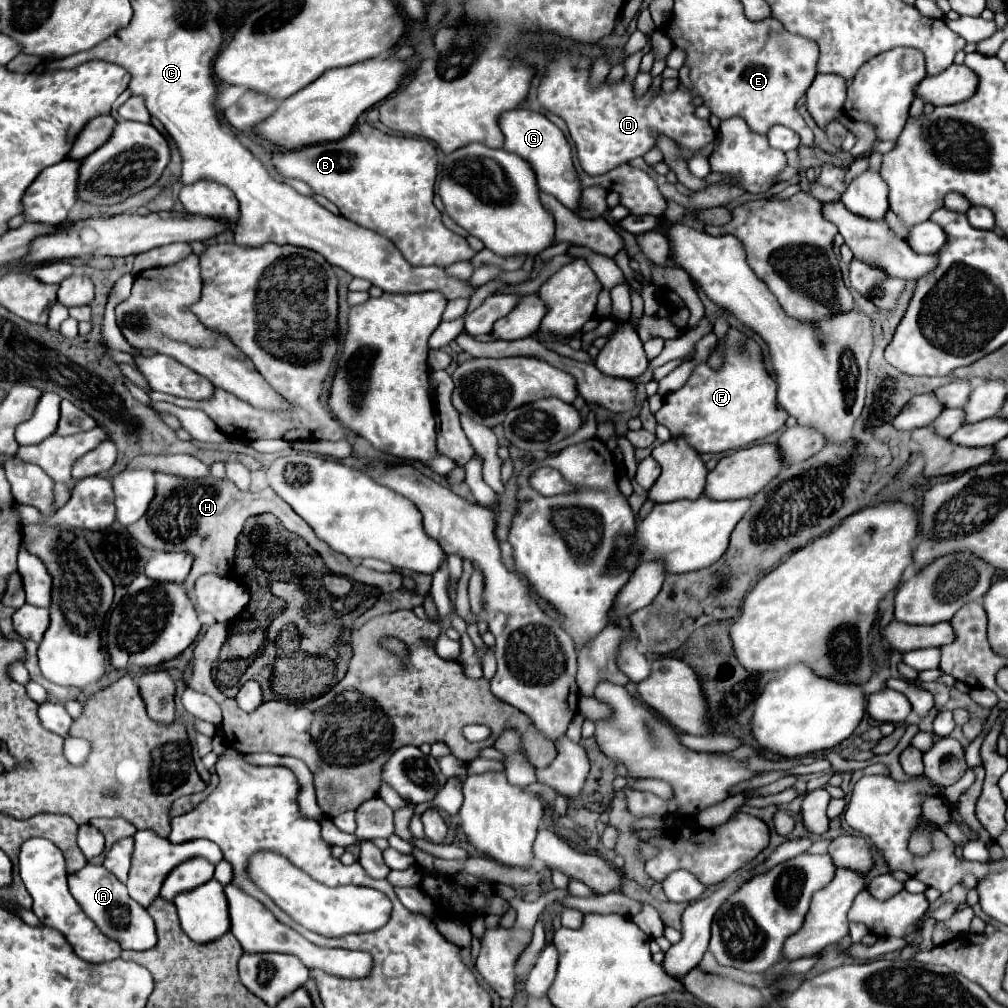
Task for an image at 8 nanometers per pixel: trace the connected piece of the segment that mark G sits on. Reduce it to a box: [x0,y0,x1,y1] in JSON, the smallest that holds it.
[499,108,581,210]

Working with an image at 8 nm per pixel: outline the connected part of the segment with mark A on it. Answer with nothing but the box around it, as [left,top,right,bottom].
[69,862,157,950]

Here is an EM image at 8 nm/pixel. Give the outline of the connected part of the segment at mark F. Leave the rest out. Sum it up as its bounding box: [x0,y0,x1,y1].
[655,328,789,452]

